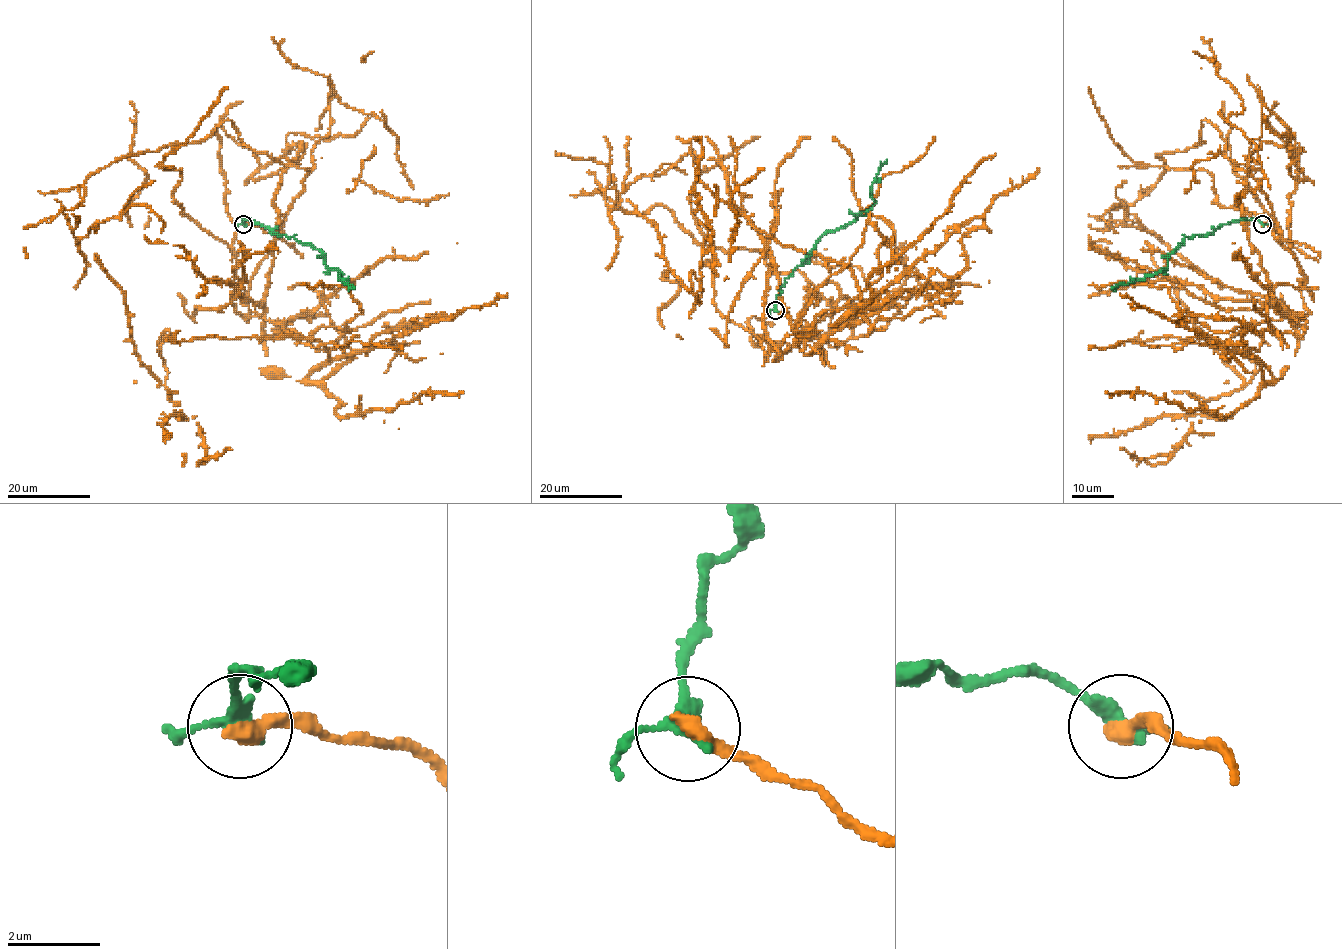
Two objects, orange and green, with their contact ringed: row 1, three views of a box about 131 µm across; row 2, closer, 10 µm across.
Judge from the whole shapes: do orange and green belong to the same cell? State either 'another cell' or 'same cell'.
another cell

